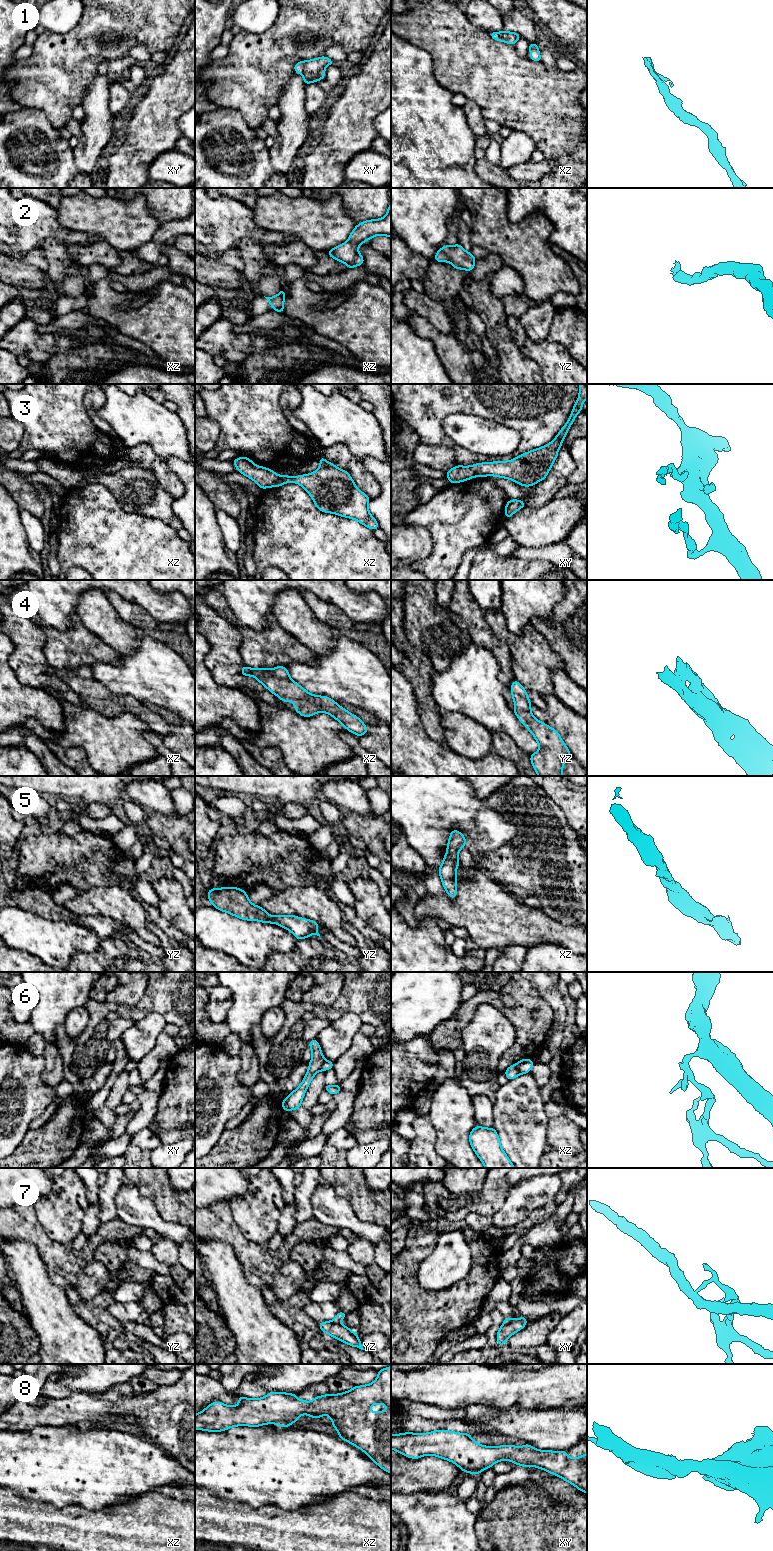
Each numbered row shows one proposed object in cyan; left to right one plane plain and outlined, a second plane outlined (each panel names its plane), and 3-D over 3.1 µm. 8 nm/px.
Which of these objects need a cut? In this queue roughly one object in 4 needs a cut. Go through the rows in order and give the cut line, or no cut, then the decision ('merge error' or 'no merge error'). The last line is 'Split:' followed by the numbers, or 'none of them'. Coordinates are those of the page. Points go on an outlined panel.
1: no cut; no merge error
2: no cut; no merge error
3: no cut; no merge error
4: no cut; no merge error
5: no cut; no merge error
6: cut in xy along (324, 1059), (319, 1070); merge error
7: cut in yz along (331, 1321), (338, 1323); merge error
8: no cut; no merge error
Split: 6, 7

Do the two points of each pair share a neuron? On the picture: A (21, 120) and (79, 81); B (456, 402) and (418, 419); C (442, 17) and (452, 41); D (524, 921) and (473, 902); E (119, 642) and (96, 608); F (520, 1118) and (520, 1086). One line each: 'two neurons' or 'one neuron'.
A: two neurons
B: one neuron
C: one neuron
D: one neuron
E: one neuron
F: one neuron

